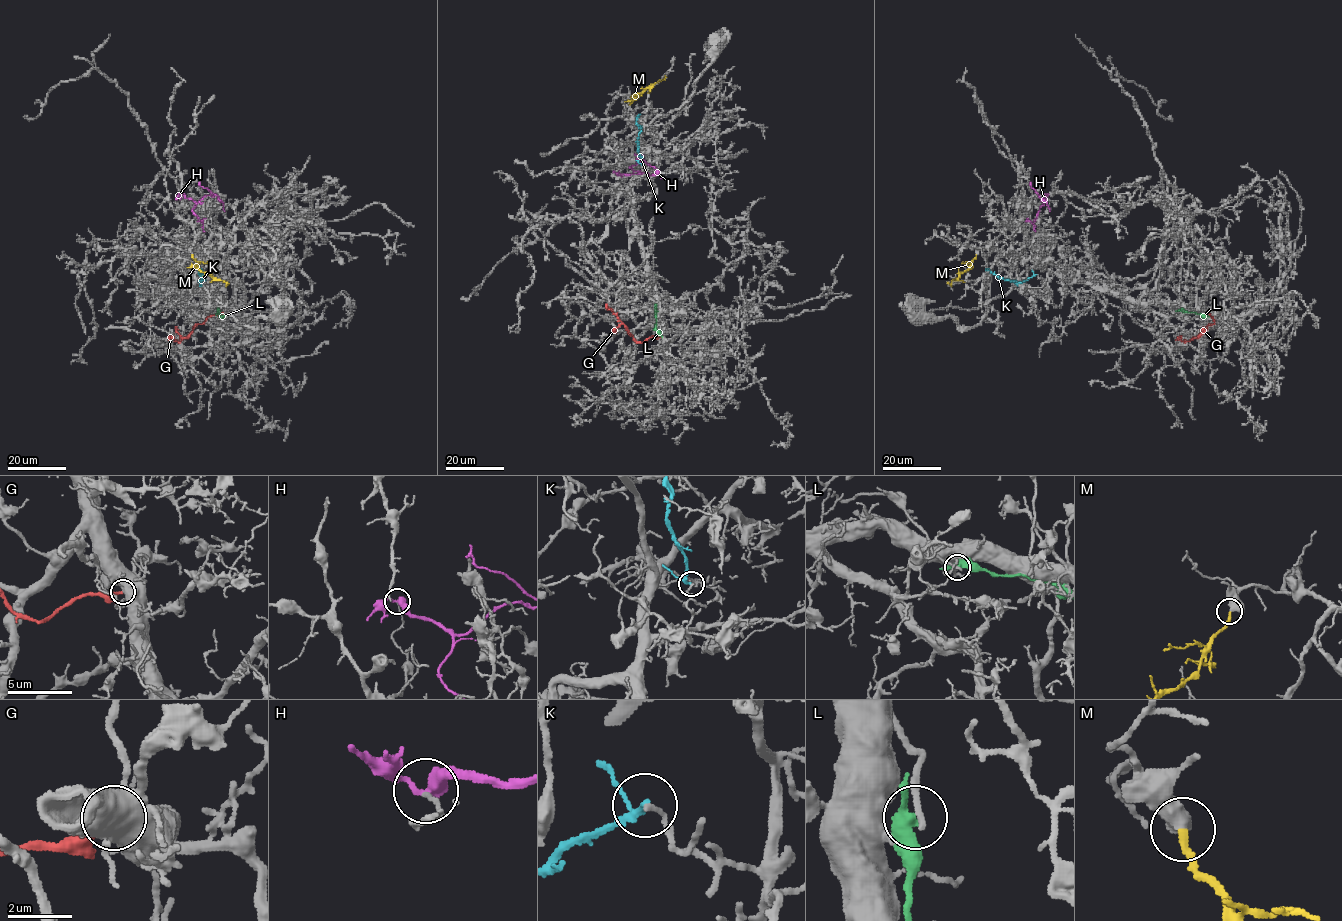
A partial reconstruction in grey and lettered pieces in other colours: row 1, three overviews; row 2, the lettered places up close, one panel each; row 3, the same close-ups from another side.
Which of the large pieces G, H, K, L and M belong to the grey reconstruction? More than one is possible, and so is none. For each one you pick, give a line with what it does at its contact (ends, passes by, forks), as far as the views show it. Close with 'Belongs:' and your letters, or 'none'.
M: it ends there
Belongs: M

